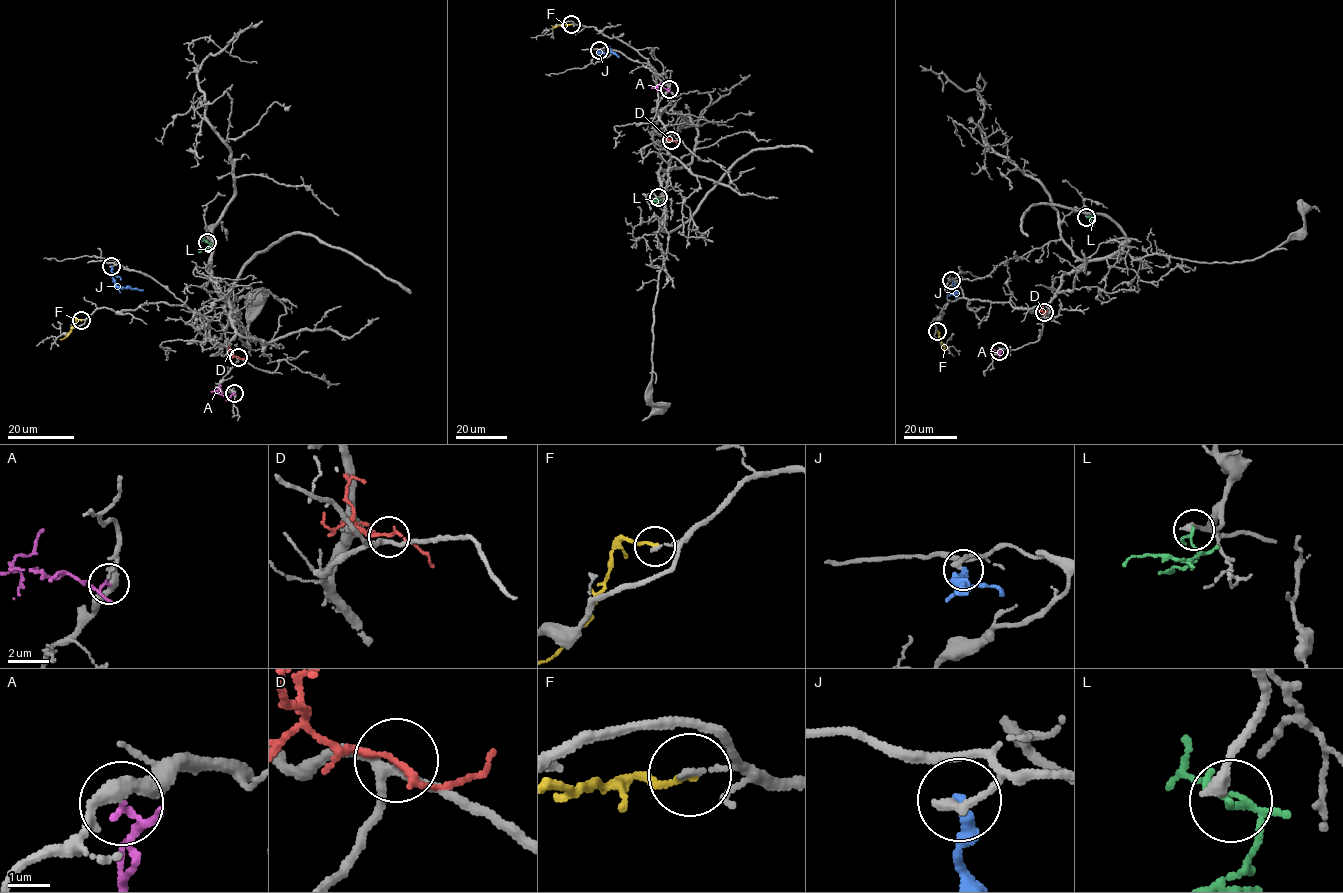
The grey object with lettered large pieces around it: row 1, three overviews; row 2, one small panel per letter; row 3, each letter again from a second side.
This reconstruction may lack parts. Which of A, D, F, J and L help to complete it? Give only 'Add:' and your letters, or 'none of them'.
Add: L

